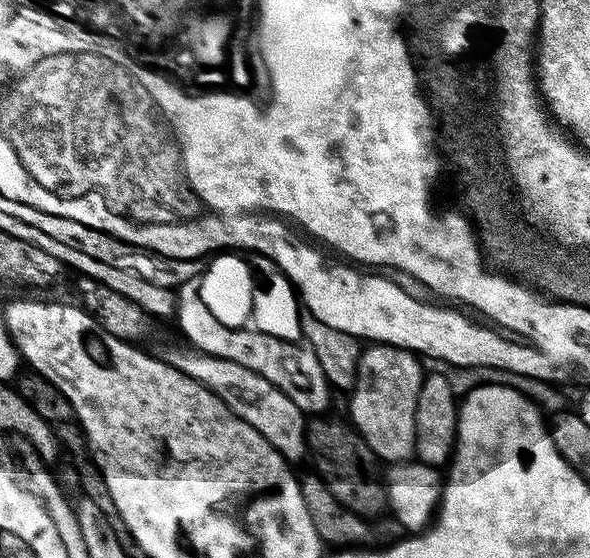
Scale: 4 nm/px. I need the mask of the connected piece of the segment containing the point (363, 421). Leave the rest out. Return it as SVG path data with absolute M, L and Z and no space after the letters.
M373 343L361 351L356 383L350 389L350 420L381 461L404 462L416 451L416 399L422 379L419 362L413 353L392 344Z

